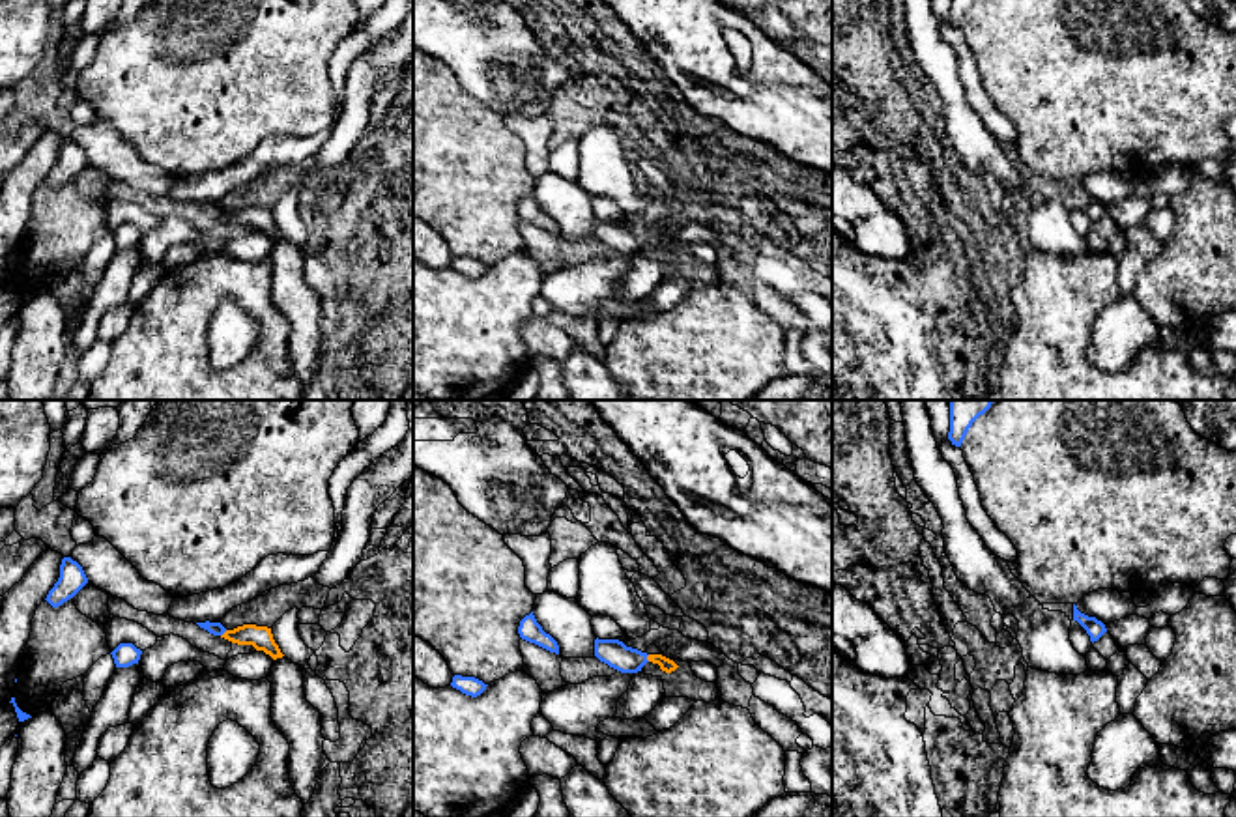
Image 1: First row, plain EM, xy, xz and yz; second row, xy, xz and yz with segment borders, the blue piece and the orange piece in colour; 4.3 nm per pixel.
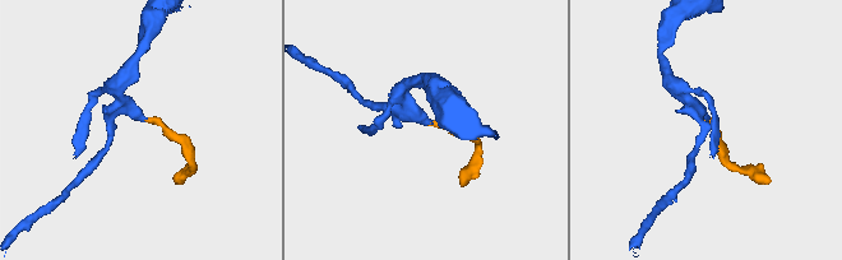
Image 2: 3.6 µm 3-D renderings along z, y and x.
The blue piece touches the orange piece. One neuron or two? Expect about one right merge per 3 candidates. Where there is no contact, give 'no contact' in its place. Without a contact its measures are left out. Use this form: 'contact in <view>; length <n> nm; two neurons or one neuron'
contact in xz; length 30 nm; one neuron

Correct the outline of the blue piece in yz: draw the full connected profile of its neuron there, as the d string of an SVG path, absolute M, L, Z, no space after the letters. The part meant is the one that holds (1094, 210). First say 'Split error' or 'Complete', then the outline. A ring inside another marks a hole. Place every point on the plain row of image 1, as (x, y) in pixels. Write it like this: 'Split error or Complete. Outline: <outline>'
Complete. Outline: M1073 185L1073 202L1077 202L1086 211L1092 224L1098 222L1107 213L1101 202L1081 194L1075 185Z

